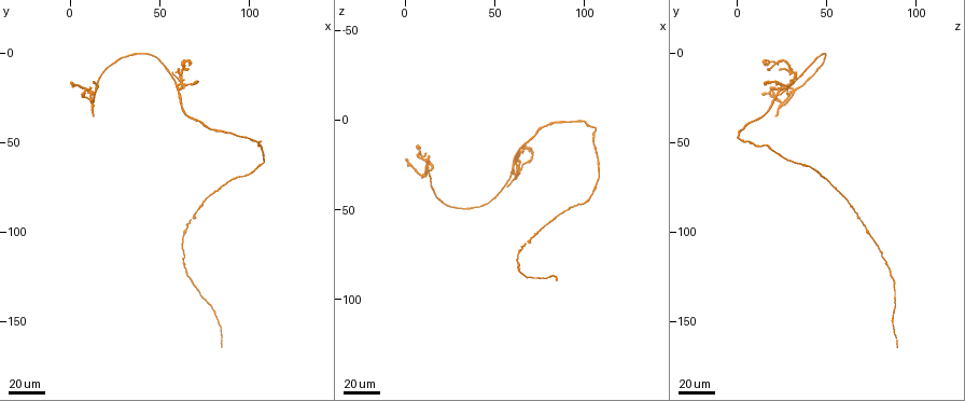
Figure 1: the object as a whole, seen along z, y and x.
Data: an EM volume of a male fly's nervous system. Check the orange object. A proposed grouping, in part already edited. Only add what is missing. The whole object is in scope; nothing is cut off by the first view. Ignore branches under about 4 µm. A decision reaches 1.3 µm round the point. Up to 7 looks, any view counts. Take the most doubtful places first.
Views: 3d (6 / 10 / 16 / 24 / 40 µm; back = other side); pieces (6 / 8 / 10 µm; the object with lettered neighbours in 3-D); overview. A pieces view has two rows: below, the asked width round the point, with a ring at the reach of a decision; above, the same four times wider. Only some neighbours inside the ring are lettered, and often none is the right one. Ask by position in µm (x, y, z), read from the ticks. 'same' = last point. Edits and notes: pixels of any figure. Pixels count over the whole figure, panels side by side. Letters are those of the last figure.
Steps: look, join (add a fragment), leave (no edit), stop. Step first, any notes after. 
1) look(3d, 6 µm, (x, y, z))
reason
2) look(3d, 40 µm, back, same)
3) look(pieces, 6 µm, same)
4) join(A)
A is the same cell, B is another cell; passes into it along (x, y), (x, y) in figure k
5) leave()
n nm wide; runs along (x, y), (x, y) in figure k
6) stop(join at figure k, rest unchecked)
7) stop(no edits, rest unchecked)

look(3d, 24 µm, (60, 9, 24))
free end

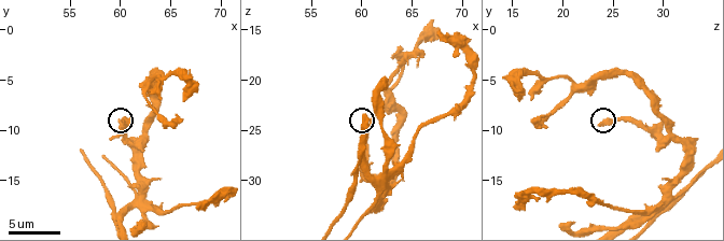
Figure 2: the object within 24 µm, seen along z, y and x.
look(pieces, 6 µm, (61.0, 9.4, 23.6))
see the neighbours

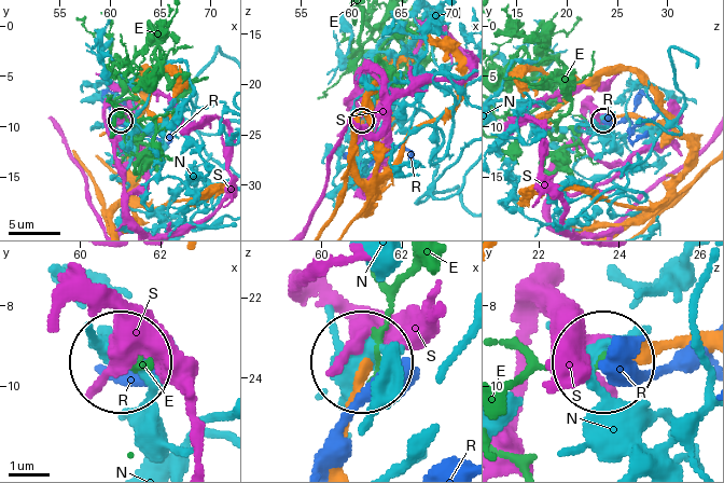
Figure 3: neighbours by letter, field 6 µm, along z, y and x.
leave()
E, N, R and S are other cells; runs along (338, 463), (359, 363) in figure 3; no lettered fragment goes on from it

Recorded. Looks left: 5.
look(pieces, 6 µm, (62.4, 19.6, 19.8))
free end

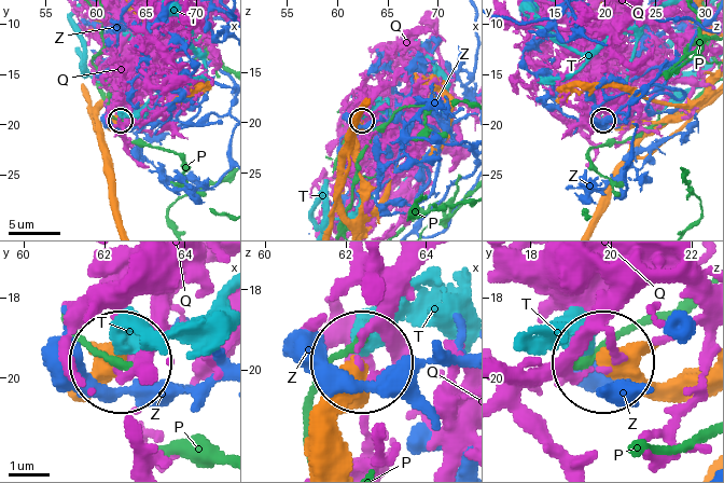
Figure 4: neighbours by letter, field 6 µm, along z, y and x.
leave()
P, Q, T and Z are other cells; runs along (344, 461), (333, 399), (361, 361) in figure 4; none of them fits

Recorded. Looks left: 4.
look(3d, 24 µm, (2, 18, 22))
an open end

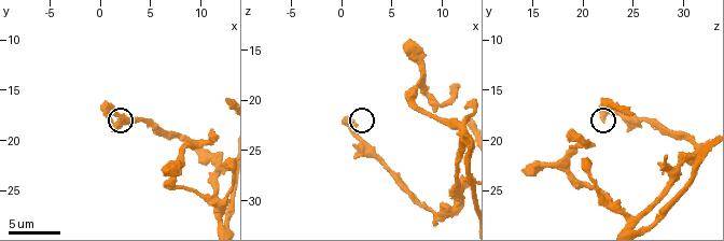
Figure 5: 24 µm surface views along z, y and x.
look(pieces, 6 µm, (0.4, 16.8, 21.8))

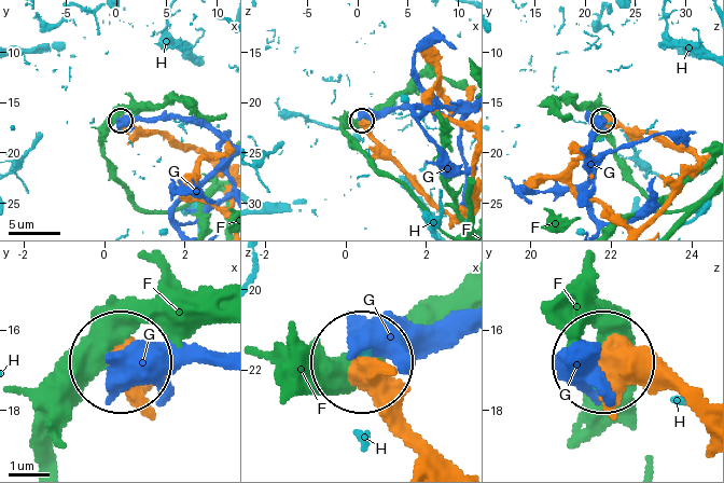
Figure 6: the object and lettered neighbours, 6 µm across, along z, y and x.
leave()
F, G and H are other cells; runs along (683, 397), (604, 369) in figure 6; no lettered fragment goes on from it

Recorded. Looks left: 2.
look(pieces, 10 µm, (66.4, 7.0, 15.8))

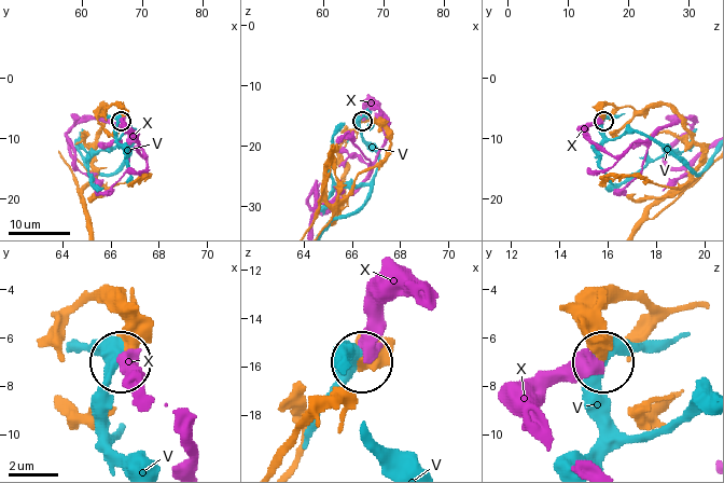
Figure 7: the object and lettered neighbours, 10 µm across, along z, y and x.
leave()
360 nm wide; V and X are other cells; runs along (682, 120), (664, 105), (640, 110), (608, 105), (602, 120) in figure 7; no lettered fragment goes on from it

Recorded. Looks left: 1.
stop(no edits, rest unchecked)

